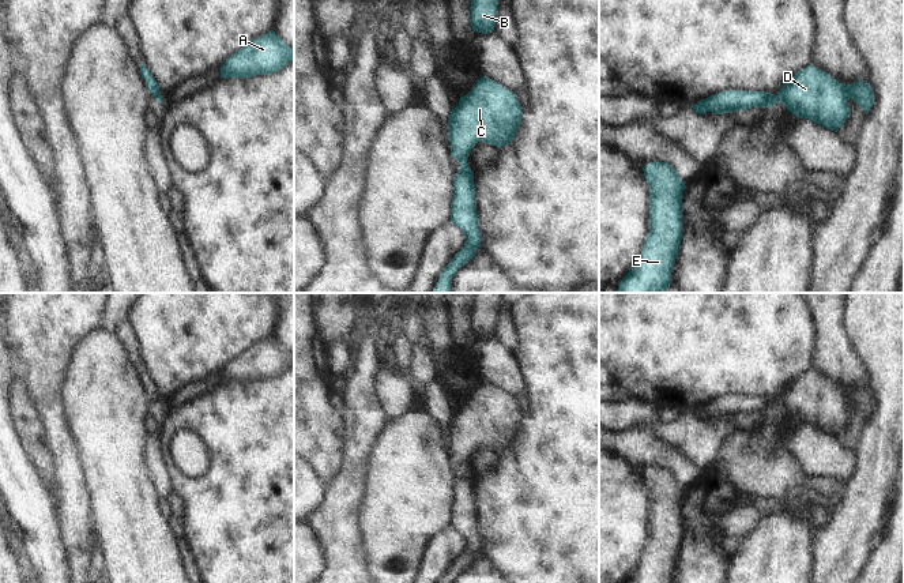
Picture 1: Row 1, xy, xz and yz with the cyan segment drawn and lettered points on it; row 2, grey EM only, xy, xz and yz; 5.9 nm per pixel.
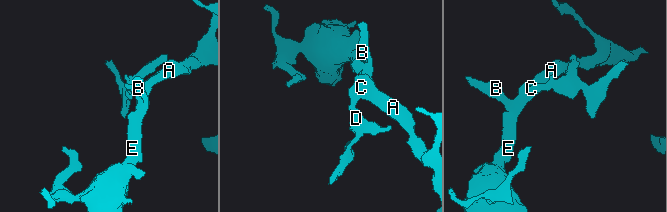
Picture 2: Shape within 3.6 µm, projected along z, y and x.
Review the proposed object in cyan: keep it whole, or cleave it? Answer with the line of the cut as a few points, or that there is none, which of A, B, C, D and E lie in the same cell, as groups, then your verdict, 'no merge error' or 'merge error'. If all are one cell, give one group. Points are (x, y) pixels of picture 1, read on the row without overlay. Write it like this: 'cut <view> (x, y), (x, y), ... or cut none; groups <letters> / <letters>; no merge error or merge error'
cut yz (778, 401), (776, 406); groups A B C E / D; merge error

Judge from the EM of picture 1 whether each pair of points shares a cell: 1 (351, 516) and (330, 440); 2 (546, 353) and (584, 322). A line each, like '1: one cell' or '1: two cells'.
1: two cells
2: one cell

